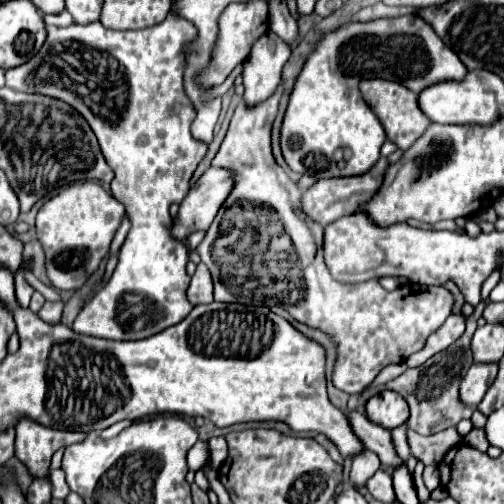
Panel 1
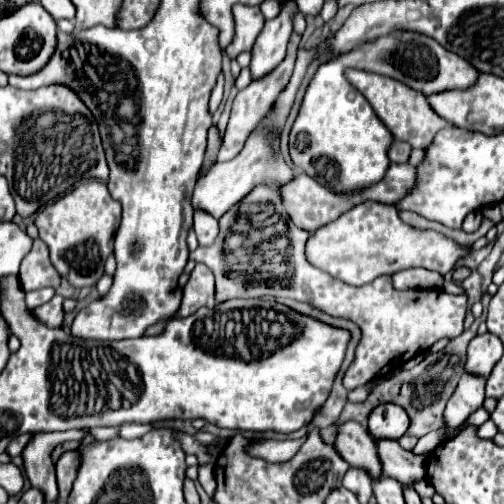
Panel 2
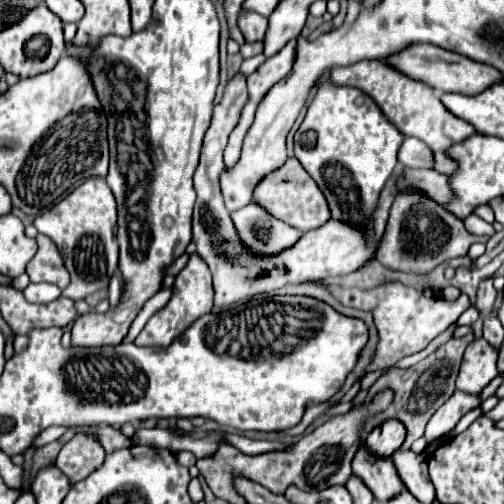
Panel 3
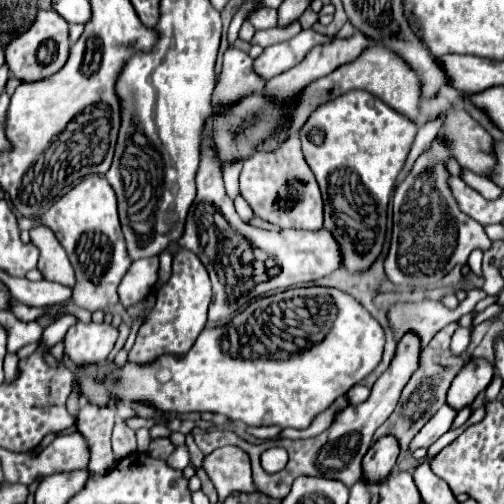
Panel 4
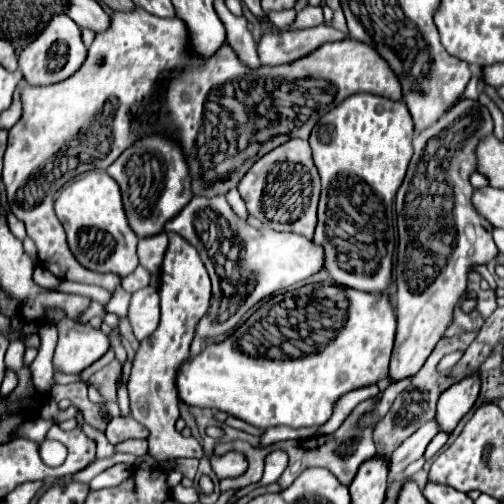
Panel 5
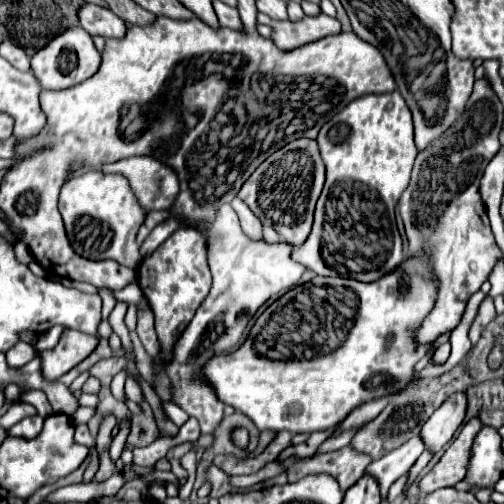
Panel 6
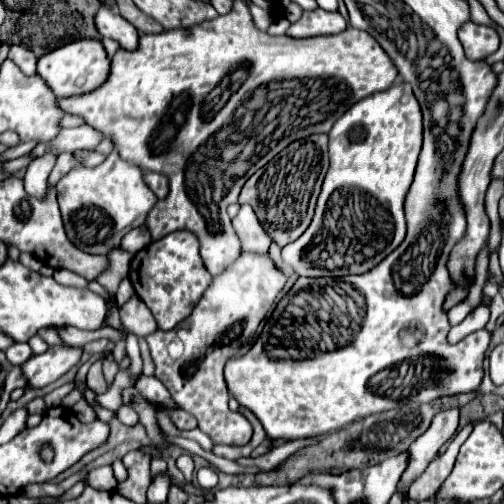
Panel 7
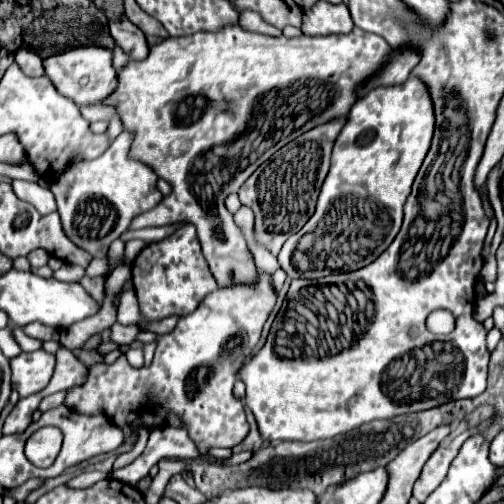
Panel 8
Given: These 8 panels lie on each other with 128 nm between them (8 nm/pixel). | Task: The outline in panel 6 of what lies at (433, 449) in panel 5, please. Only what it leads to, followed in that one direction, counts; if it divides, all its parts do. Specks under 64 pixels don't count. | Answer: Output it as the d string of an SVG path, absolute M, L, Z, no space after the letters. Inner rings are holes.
M424 450L424 452L422 452L422 456L416 460L416 464L410 468L410 472L408 472L408 480L406 480L406 486L404 486L404 490L402 490L402 496L404 496L404 492L412 486L412 482L418 478L418 474L424 470L424 466L428 464L428 460L430 460L430 458L432 458L432 454Z

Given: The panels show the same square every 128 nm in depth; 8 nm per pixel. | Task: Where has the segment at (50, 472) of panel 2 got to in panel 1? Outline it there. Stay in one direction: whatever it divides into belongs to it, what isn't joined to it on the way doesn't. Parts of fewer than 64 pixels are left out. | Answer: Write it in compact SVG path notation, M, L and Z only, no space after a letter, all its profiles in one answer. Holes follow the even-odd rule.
M20 420L16 424L16 458L24 462L34 478L46 478L52 454L58 448L81 442L84 438L84 432L62 432L32 420Z

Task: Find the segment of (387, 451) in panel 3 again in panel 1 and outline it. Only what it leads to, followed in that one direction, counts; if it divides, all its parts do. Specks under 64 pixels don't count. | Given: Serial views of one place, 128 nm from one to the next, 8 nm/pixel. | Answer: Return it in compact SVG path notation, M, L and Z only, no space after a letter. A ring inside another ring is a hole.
M384 390L368 400L366 416L370 418L370 422L374 422L386 430L394 430L394 428L406 424L410 412L408 412L408 404L396 392Z

